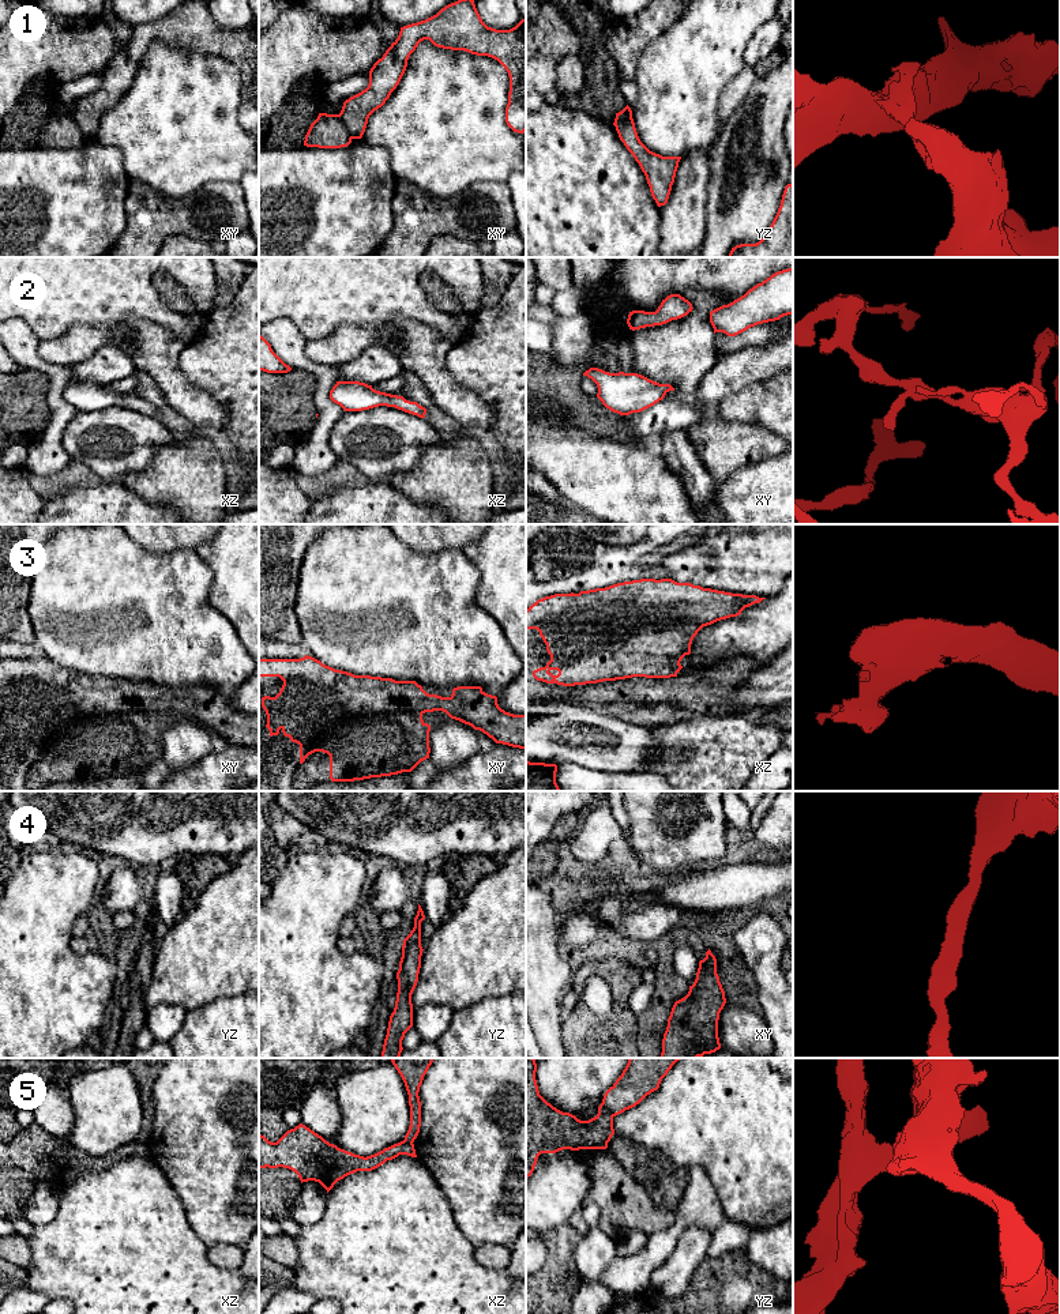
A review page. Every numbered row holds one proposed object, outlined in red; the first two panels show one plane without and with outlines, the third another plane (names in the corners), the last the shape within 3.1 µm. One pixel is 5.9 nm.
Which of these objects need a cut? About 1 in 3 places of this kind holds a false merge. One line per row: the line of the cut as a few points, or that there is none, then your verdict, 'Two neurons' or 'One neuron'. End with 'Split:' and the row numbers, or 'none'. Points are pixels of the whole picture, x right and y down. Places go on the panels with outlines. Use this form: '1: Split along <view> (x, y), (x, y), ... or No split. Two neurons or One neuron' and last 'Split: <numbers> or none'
1: Split along xy (338, 115), (353, 138). Two neurons
2: No split. One neuron
3: No split. One neuron
4: No split. One neuron
5: Split along yz (602, 1102), (613, 1115). Two neurons
Split: 1, 5

